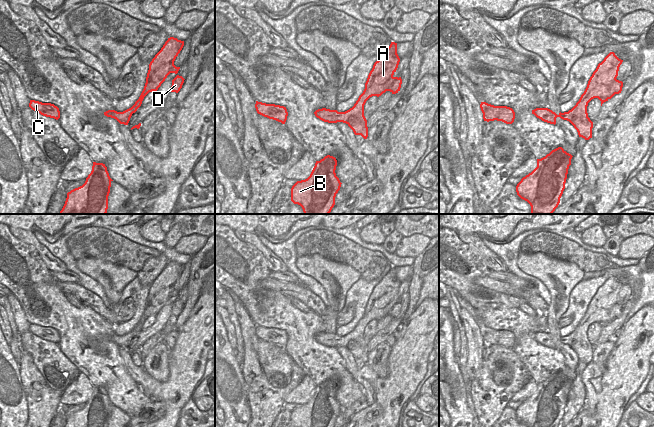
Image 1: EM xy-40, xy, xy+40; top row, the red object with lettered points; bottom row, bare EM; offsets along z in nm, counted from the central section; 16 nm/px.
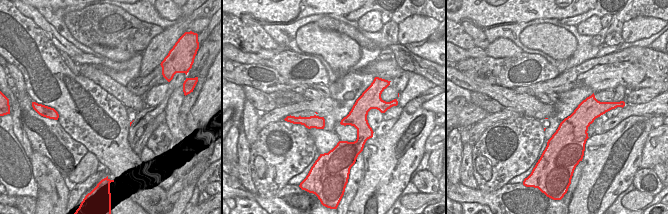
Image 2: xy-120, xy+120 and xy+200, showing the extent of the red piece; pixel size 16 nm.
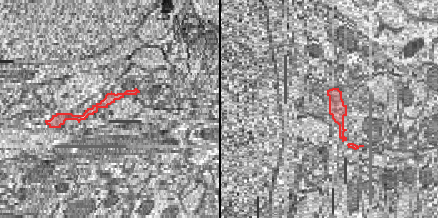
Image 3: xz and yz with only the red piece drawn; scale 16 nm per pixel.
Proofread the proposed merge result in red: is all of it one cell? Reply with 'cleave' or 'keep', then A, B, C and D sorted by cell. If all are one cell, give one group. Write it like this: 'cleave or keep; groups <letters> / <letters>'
cleave; groups A B C / D

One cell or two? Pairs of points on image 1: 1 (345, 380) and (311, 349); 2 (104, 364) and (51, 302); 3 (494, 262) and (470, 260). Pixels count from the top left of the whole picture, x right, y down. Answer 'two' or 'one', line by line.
1: one
2: one
3: two

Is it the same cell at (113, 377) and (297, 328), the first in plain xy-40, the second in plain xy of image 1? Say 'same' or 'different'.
same

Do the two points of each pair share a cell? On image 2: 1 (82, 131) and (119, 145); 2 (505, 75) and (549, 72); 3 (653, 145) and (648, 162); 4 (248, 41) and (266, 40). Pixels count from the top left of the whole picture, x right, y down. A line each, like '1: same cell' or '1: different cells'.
1: same cell
2: same cell
3: same cell
4: different cells

